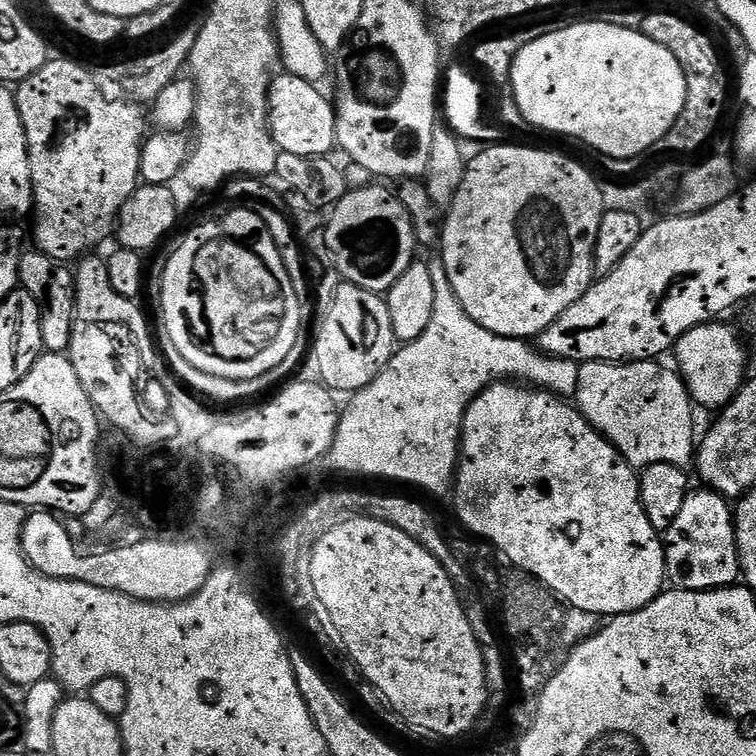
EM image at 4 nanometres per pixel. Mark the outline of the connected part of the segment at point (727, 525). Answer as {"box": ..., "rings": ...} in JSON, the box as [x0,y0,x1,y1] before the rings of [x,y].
{"box":[662,486,741,592],"rings":[[[703,486],[689,491],[686,502],[682,502],[682,511],[678,518],[662,534],[664,542],[664,571],[666,580],[673,589],[681,592],[709,592],[715,588],[733,587],[741,579],[740,555],[736,545],[736,521],[734,508],[725,497],[711,488]]]}

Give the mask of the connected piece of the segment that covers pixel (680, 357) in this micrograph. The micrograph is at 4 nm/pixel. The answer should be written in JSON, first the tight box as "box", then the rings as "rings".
{"box":[674,322,748,409],"rings":[[[724,322],[699,324],[694,330],[682,334],[674,349],[674,357],[680,363],[678,372],[692,400],[700,408],[723,409],[735,398],[746,380],[744,367],[748,364],[748,356],[744,353],[744,344],[730,325],[720,323]]]}

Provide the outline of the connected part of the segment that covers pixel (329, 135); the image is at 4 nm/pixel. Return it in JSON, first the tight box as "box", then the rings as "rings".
{"box":[268,72,337,156],"rings":[[[287,72],[280,75],[273,79],[274,95],[268,107],[268,124],[272,127],[276,147],[286,154],[328,156],[331,148],[337,147],[336,110],[331,99],[327,99],[313,81]]]}

